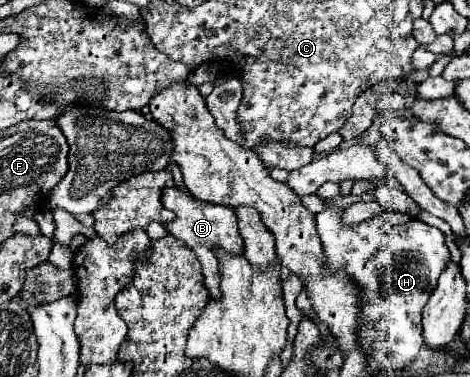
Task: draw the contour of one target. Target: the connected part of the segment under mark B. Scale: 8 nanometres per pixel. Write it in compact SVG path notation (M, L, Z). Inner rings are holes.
M169 189L169 191L165 191L163 193L163 207L175 211L175 215L177 215L177 219L167 225L169 233L173 237L181 239L185 243L185 247L189 247L195 253L195 257L201 263L203 277L205 277L205 287L209 289L209 295L213 299L221 299L221 289L219 289L221 273L219 273L219 261L217 261L215 247L219 247L219 249L223 249L225 253L231 253L231 255L243 255L245 253L243 237L239 235L239 229L237 229L235 211L231 207L225 207L225 205L201 203L201 201L193 199L183 189Z

